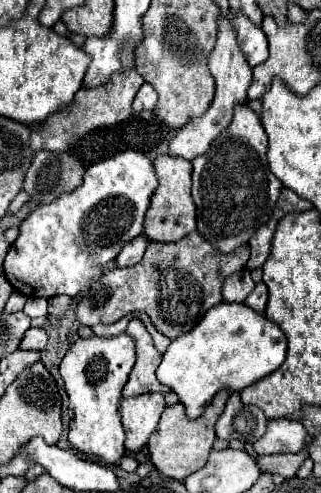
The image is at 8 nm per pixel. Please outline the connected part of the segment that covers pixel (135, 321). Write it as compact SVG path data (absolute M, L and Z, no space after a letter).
M132 318L126 330L126 334L136 338L136 364L130 372L128 384L124 386L124 392L122 392L124 398L146 394L146 392L162 392L162 394L170 392L170 388L160 384L160 380L156 378L156 368L162 356L154 348L152 336L148 334L146 326L144 328L142 326L144 322L140 318Z

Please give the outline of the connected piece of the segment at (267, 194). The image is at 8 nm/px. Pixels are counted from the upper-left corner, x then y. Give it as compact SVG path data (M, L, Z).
M236 104L230 126L218 134L206 154L192 160L192 198L198 208L198 232L206 240L216 242L216 248L222 252L246 244L254 230L268 222L276 206L282 182L270 172L266 150L268 136L258 114L246 104Z

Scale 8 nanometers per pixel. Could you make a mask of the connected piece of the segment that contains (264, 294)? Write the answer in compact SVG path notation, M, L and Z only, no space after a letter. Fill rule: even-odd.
M258 282L256 288L252 290L252 294L250 294L244 302L246 302L250 308L254 308L254 310L264 312L266 302L268 302L268 288L266 288L266 284L264 284L264 282Z

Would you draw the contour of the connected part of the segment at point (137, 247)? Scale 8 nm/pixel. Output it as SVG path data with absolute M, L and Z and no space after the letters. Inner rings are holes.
M140 234L138 238L134 238L134 242L128 242L122 248L122 254L118 254L116 266L122 268L122 266L134 266L134 264L138 264L142 260L148 244L150 244L150 240L144 234Z

